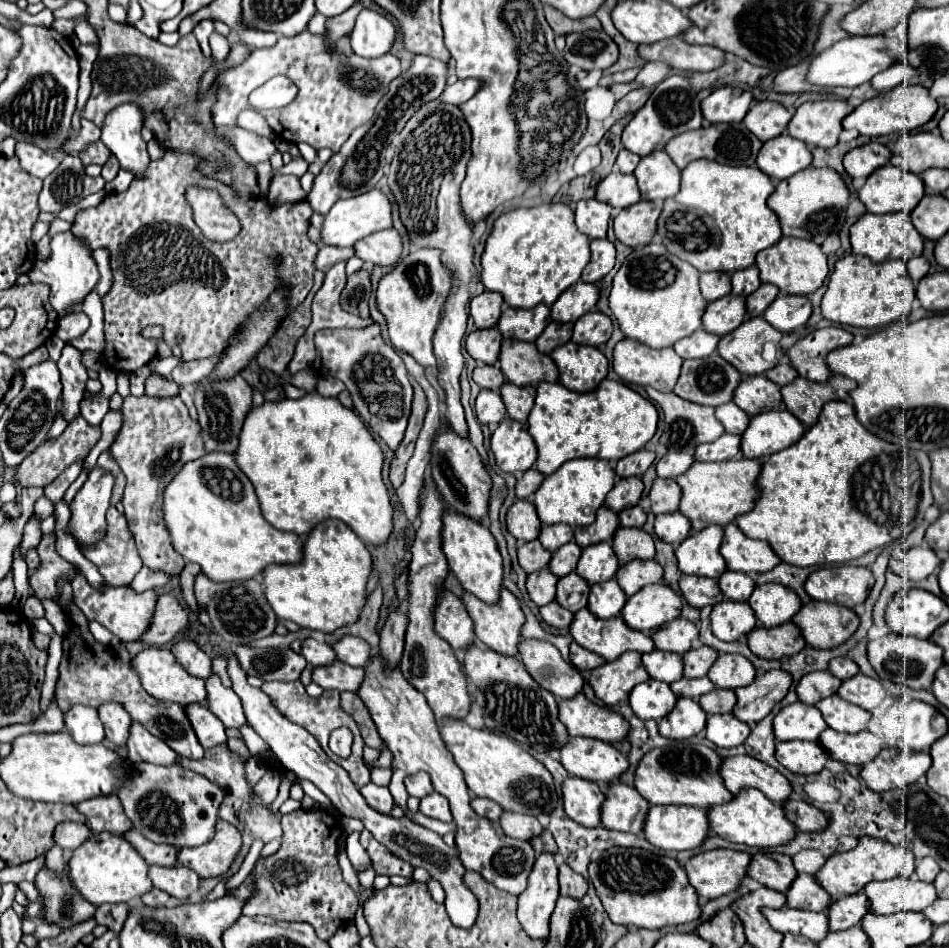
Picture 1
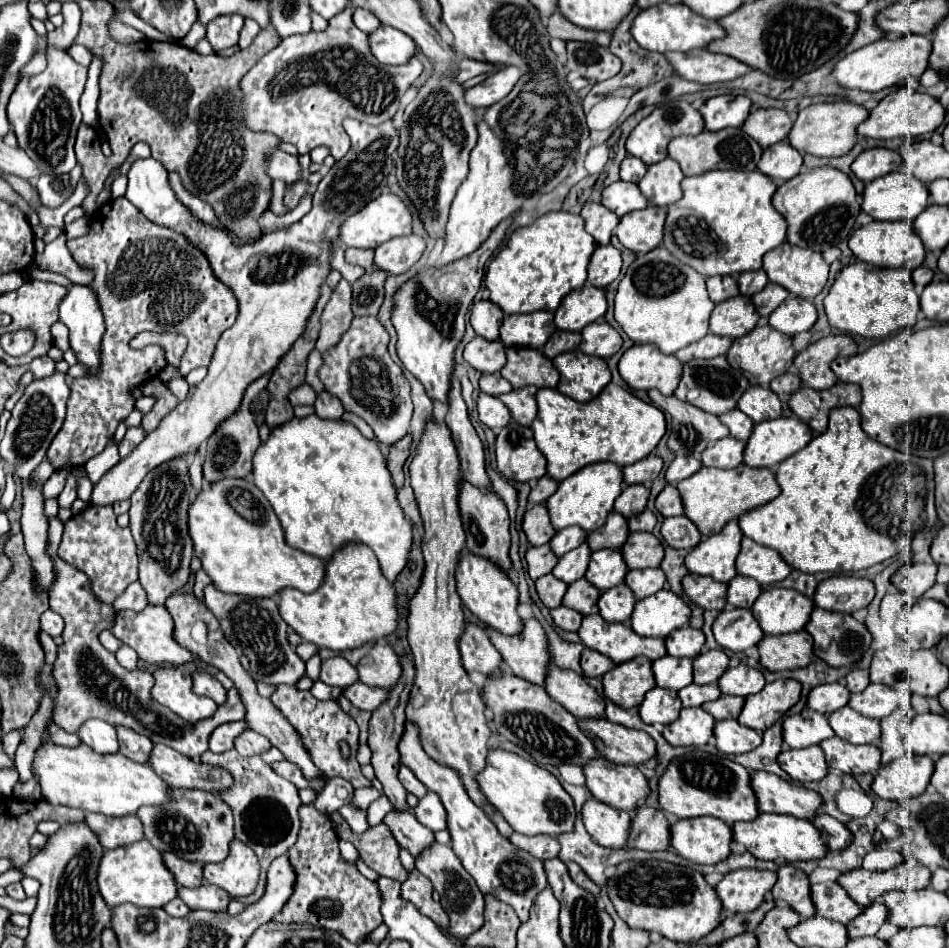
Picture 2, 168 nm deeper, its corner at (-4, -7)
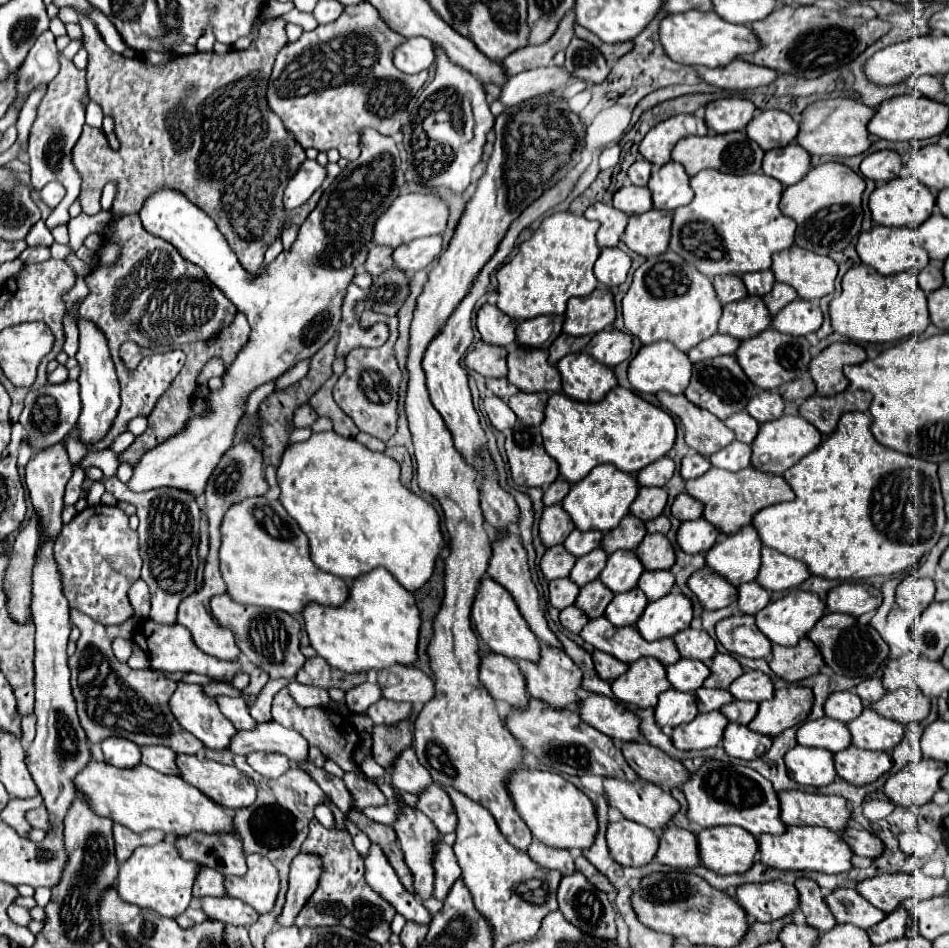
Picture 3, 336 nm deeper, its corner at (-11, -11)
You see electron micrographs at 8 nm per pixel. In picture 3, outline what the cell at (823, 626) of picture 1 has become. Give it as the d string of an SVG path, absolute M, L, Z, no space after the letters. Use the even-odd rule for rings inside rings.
M844 613L824 615L822 621L818 621L818 625L808 633L808 637L818 645L824 663L838 675L870 677L888 659L888 645L882 641L878 631L870 625L860 625L854 617Z

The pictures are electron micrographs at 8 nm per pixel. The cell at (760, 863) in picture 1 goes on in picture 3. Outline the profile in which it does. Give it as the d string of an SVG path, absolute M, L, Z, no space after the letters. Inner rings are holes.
M798 879L796 883L798 895L800 895L800 909L806 915L806 923L818 931L828 931L836 925L836 919L832 917L820 887L812 879Z

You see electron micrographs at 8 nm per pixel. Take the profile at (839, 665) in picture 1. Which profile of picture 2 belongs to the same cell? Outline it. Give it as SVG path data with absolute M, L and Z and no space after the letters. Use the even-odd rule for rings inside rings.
M855 669L851 671L847 677L845 677L845 685L851 693L859 693L863 691L867 685L869 685L869 671L863 671L863 669Z

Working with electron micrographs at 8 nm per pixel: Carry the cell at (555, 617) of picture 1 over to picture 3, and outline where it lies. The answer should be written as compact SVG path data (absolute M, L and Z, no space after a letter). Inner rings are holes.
M572 605L572 607L566 607L564 611L560 611L560 623L572 633L580 633L582 627L588 623L588 615Z

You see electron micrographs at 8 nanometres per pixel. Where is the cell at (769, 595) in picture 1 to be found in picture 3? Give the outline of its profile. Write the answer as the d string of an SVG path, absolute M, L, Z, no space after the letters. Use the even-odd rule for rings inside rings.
M794 589L756 613L758 629L776 645L796 645L824 615L824 601L810 591Z

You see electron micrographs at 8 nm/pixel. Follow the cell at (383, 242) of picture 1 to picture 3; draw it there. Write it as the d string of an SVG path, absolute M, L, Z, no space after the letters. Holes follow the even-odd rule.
M434 235L434 237L420 237L414 239L406 245L400 245L398 249L394 249L392 259L394 259L394 267L402 269L404 273L412 271L420 271L426 265L430 265L442 251L442 237Z

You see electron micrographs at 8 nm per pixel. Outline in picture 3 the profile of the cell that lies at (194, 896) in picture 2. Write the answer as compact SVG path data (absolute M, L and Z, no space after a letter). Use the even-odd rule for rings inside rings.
M230 895L226 897L202 897L200 899L200 909L216 921L230 923L230 925L252 925L258 919L258 913L246 905L240 899L232 899Z

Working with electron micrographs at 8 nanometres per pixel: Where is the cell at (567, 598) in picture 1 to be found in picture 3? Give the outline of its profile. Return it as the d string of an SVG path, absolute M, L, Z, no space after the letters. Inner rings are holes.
M594 579L580 589L576 607L582 609L590 619L602 617L606 605L612 601L612 597L614 597L614 593L600 579Z

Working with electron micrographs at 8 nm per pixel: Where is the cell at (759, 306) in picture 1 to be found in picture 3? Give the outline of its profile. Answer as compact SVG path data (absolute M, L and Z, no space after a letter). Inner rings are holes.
M774 283L772 291L768 295L764 295L764 303L766 303L770 315L776 315L782 307L786 307L796 297L798 295L796 295L796 291L790 285L786 285L786 283Z

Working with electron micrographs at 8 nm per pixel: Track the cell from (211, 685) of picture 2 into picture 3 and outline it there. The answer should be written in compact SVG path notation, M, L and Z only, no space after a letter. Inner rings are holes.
M220 695L220 697L216 697L216 703L220 705L220 711L232 721L232 725L236 729L252 729L256 725L256 721L248 713L248 707L246 707L244 699Z

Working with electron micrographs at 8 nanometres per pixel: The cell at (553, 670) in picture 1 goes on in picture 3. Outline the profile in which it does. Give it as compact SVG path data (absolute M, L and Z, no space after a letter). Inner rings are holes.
M590 693L578 701L578 713L588 725L616 741L636 741L640 735L636 715L616 699Z

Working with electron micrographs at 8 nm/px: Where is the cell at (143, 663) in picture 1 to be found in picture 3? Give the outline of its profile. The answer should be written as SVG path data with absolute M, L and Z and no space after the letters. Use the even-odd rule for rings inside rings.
M178 681L178 687L170 697L170 709L172 709L174 717L178 719L178 723L186 731L190 731L194 737L198 737L208 749L214 749L214 751L226 749L230 745L230 737L236 733L234 725L220 713L216 699L208 697L200 685Z

